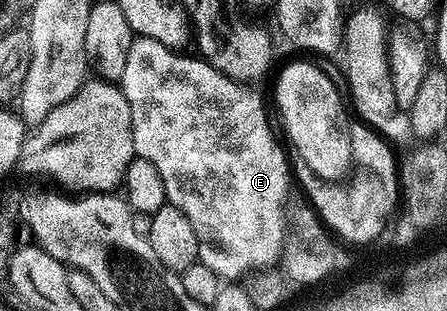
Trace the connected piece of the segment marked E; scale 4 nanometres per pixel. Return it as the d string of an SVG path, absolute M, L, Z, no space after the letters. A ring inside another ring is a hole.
M134 37L130 40L130 48L126 54L126 60L124 61L124 73L120 80L120 86L124 97L128 100L128 109L132 115L132 141L134 142L134 153L135 156L144 161L150 161L152 165L156 167L157 172L160 173L160 177L164 181L164 193L166 194L166 201L171 203L176 209L180 209L180 213L184 213L184 217L188 217L188 221L192 223L195 229L195 233L198 235L198 258L204 265L208 265L208 269L212 269L212 273L216 273L218 278L223 281L238 281L241 275L249 276L251 273L261 273L267 269L273 268L276 264L283 258L283 243L286 241L287 232L287 212L282 211L282 206L286 203L286 194L290 191L290 183L292 187L292 167L288 162L288 155L278 148L278 143L274 140L274 135L270 132L270 123L266 120L266 111L262 108L262 99L258 95L253 95L253 90L247 89L243 84L238 83L234 79L229 79L224 73L220 73L211 63L207 63L205 59L201 57L193 57L194 59L189 59L188 56L182 55L186 53L179 53L177 50L160 45L160 41L152 41L151 39L143 39L141 37Z

